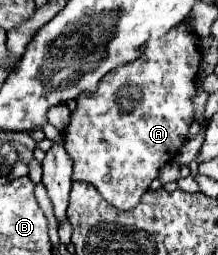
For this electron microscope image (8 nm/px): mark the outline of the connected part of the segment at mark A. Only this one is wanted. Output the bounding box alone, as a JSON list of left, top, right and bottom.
[63,23,199,211]

